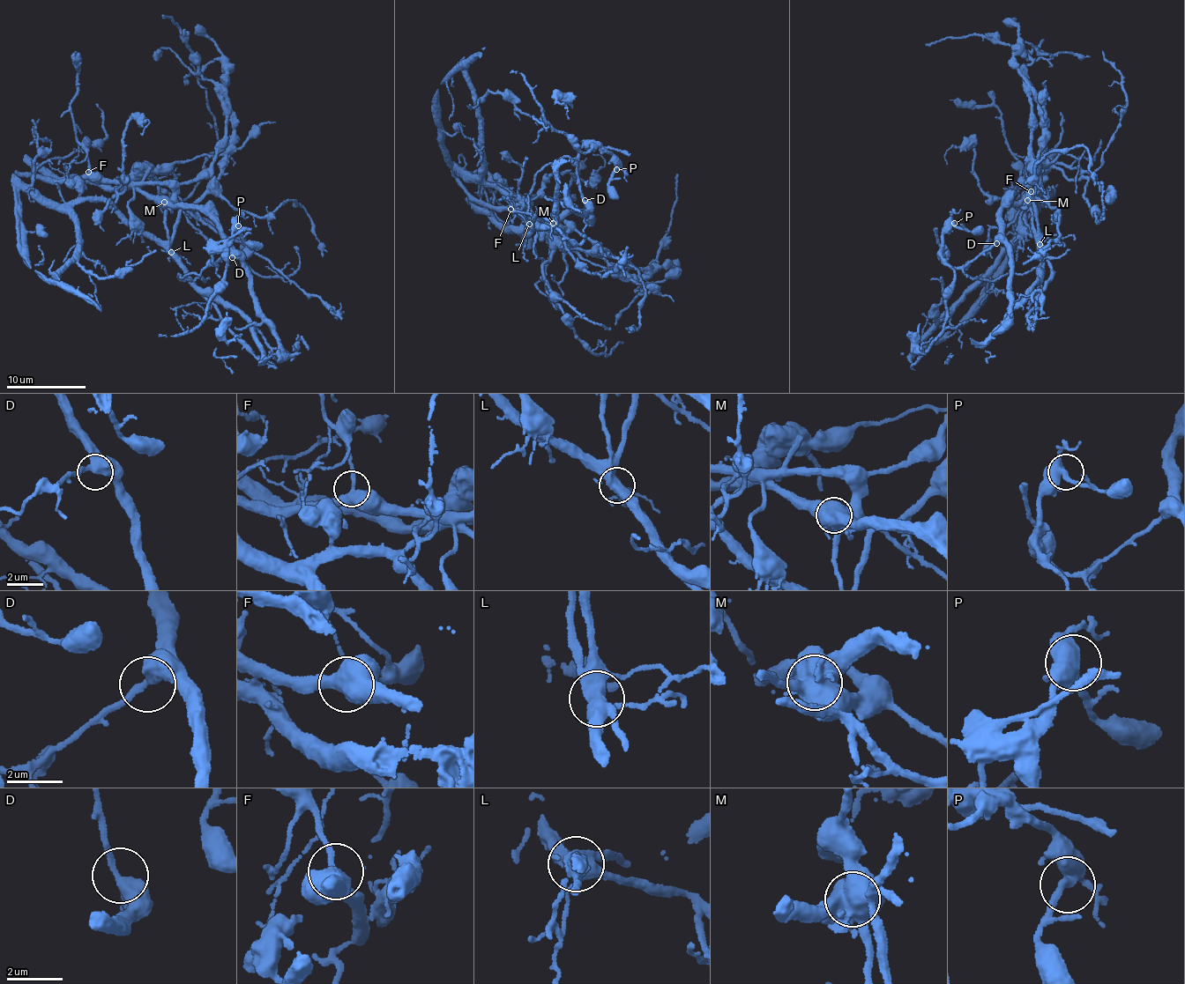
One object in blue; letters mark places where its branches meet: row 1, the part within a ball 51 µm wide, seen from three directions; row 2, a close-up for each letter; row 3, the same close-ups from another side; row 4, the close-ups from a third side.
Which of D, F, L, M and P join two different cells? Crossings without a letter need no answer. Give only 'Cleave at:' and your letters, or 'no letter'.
Cleave at: L, M

